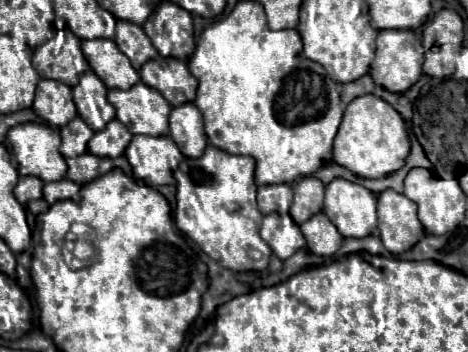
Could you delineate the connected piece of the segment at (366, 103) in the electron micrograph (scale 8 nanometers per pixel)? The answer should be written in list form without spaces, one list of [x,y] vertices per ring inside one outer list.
[[[365,94],[355,98],[343,114],[343,122],[333,140],[333,160],[361,178],[385,178],[403,168],[409,156],[409,136],[401,114],[385,100]]]

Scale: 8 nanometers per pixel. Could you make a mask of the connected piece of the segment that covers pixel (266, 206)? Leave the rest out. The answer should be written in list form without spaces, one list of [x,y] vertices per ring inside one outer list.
[[[273,184],[273,186],[259,186],[257,190],[257,204],[263,214],[287,214],[293,202],[293,190],[289,184]]]

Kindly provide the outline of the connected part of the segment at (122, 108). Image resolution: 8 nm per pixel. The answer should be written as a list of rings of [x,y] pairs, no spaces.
[[[137,82],[129,90],[109,90],[109,102],[117,110],[117,120],[121,120],[129,132],[147,136],[167,136],[169,134],[169,102],[161,92]]]

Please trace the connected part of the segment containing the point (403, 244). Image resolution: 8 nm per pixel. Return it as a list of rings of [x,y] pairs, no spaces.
[[[395,190],[379,194],[377,214],[383,246],[391,254],[407,252],[423,236],[423,226],[417,218],[417,204]]]

